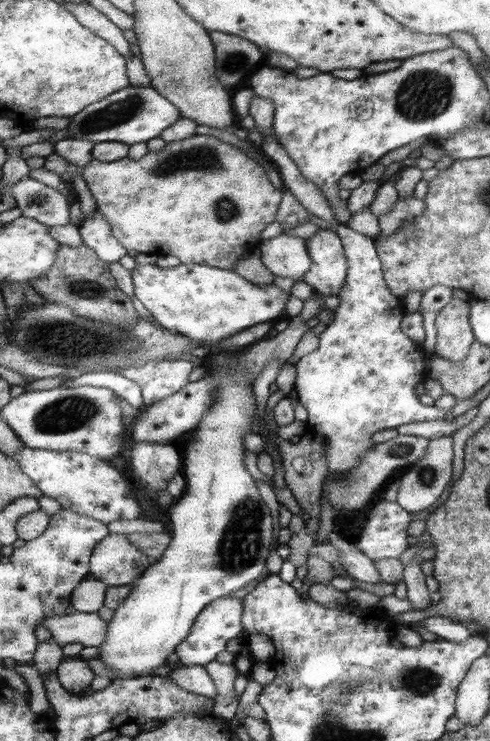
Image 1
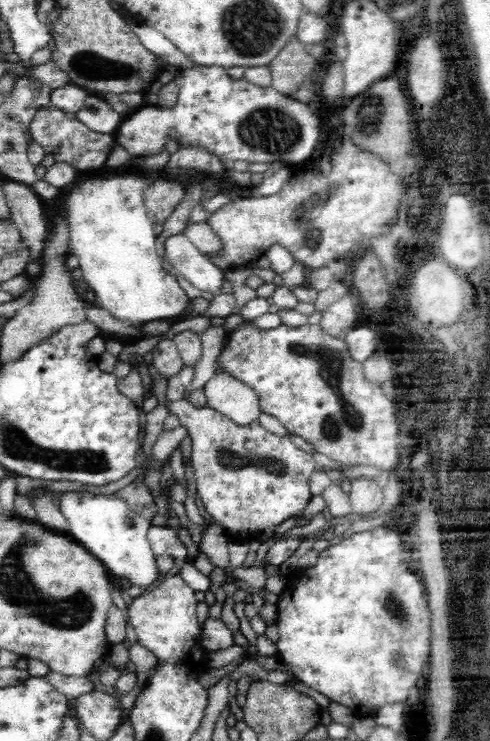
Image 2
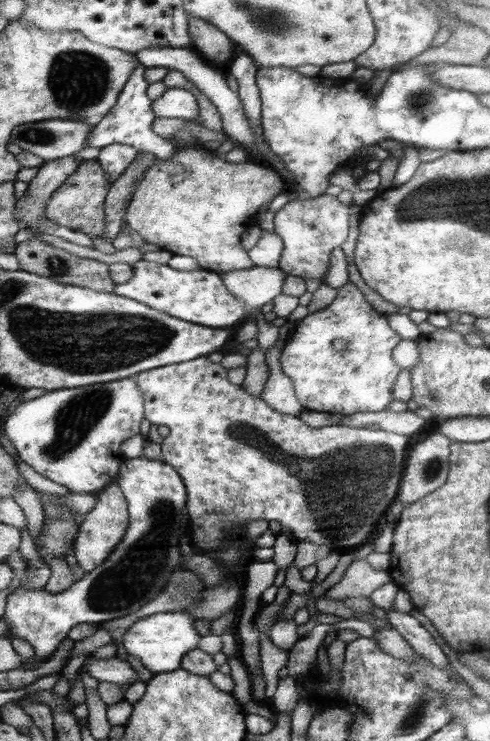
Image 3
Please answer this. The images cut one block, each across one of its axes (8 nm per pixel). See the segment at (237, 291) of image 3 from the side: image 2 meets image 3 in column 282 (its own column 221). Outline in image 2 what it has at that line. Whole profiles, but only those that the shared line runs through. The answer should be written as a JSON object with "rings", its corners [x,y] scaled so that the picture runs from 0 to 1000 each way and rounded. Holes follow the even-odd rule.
{"rings":[[[376,314],[324,323],[324,328],[337,335],[335,351],[347,354],[384,381],[404,391],[431,394],[435,398],[451,395],[449,386],[459,368],[429,355]]]}

